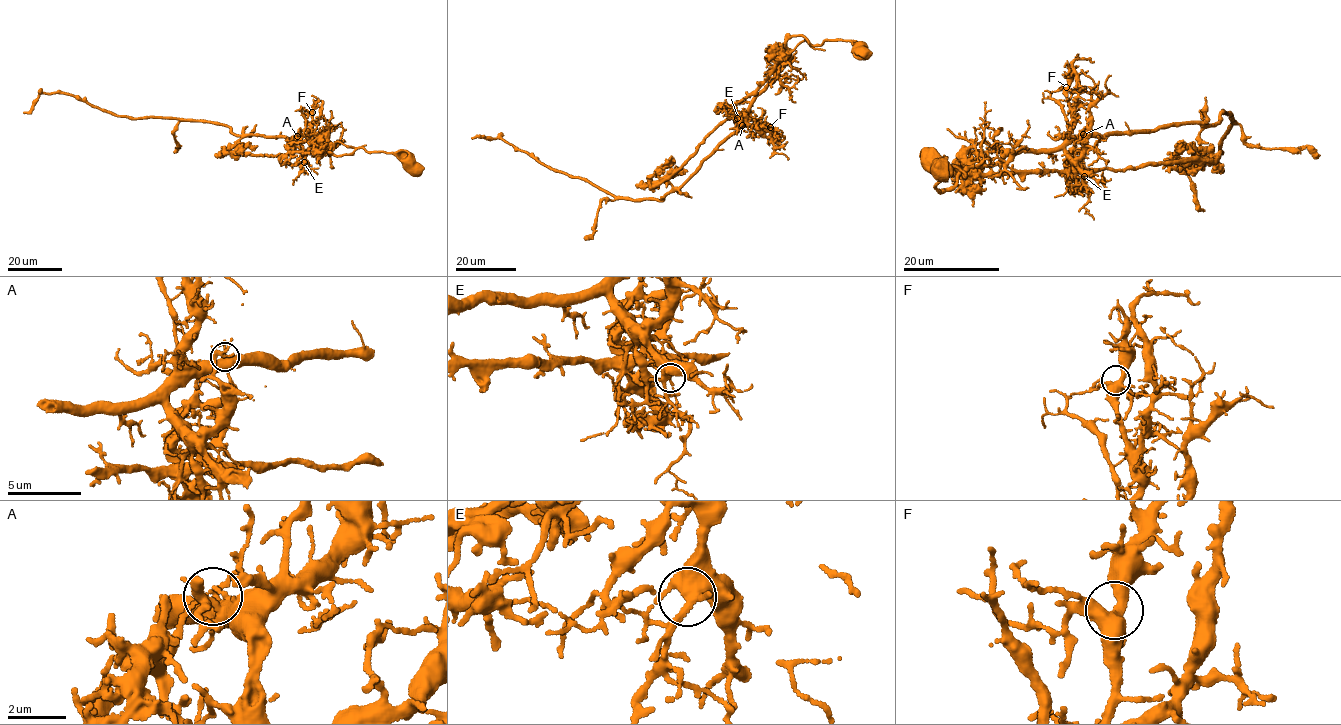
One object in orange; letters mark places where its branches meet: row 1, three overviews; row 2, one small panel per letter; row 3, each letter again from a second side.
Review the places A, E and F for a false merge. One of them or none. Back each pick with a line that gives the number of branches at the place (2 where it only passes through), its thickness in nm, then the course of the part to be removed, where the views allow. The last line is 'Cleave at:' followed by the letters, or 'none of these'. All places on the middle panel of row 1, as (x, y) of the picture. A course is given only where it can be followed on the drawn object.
A: branches 4; calibre 440 nm; course (743, 125), (720, 141), (682, 184), (660, 200), (615, 198), (588, 182), (548, 168), (499, 138), (472, 137)
Cleave at: A

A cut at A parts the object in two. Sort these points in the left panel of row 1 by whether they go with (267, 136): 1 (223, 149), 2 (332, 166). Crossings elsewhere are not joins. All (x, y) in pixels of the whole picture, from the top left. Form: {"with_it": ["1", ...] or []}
{"with_it": ["2"]}

